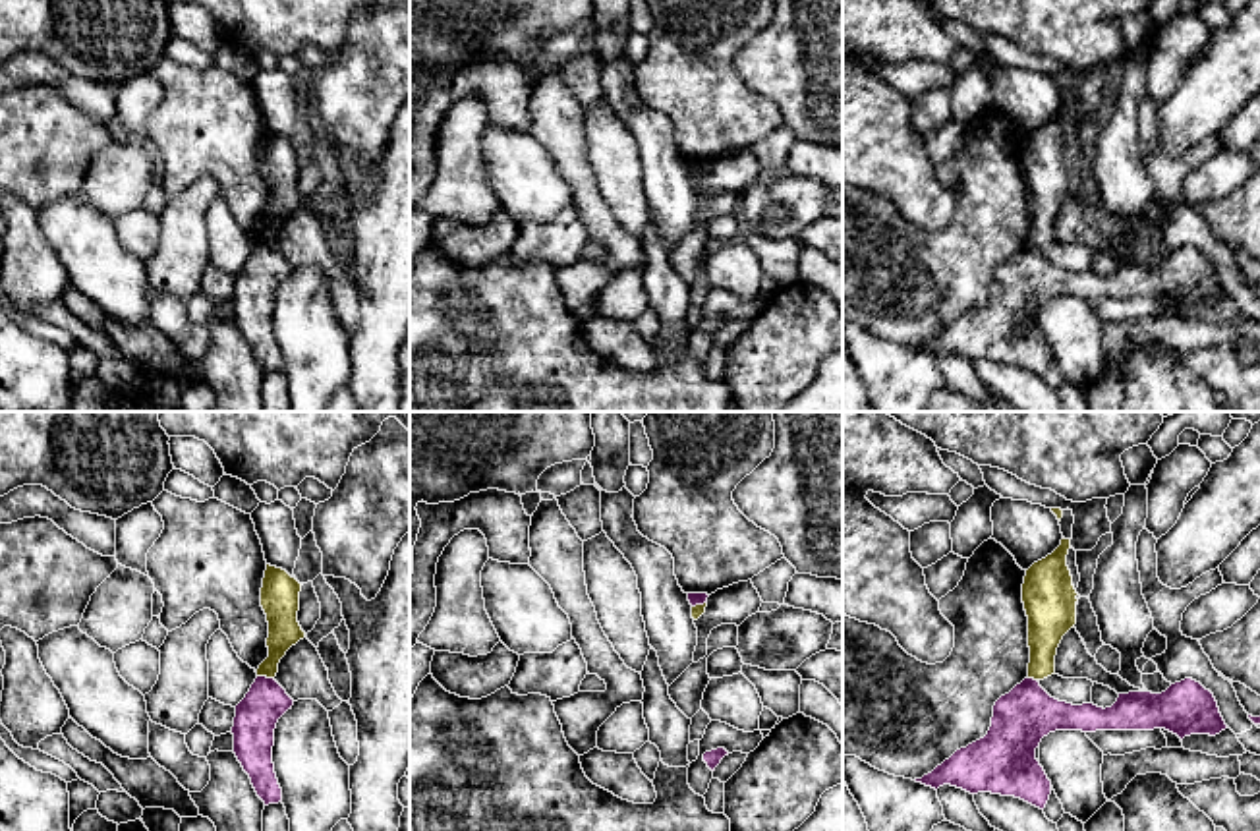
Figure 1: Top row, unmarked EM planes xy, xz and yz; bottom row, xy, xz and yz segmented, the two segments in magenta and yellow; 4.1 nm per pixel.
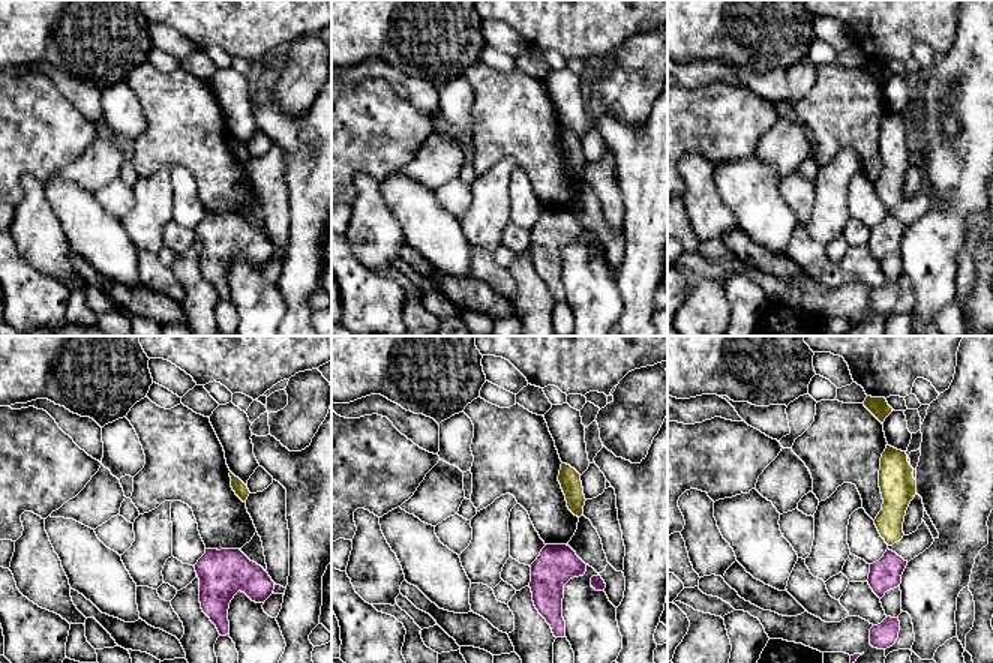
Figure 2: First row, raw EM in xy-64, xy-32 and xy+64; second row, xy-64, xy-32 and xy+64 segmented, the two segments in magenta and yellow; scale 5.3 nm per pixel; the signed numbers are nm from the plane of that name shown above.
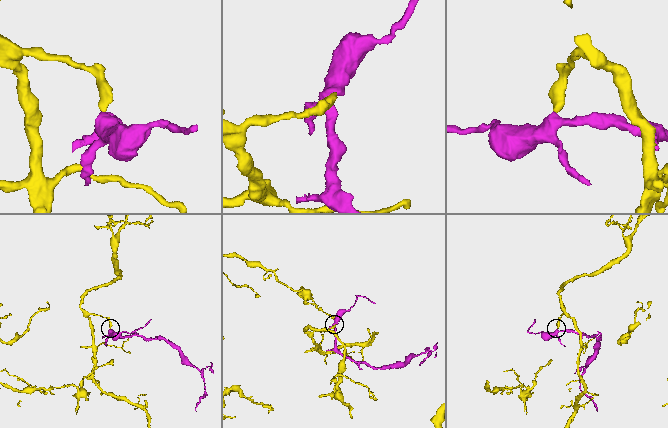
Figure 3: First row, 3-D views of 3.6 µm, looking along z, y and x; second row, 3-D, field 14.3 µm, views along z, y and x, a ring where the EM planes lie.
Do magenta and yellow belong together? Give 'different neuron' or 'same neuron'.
different neuron

